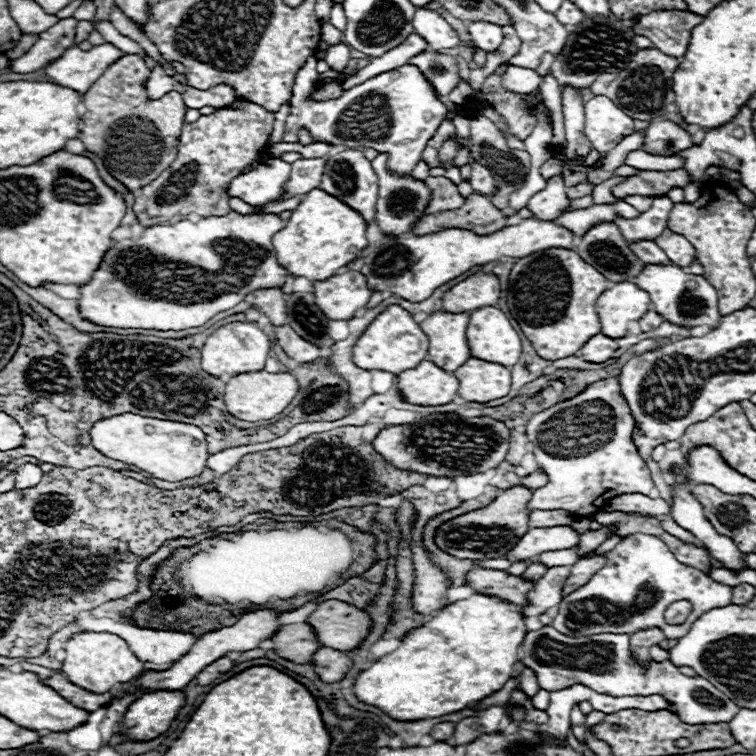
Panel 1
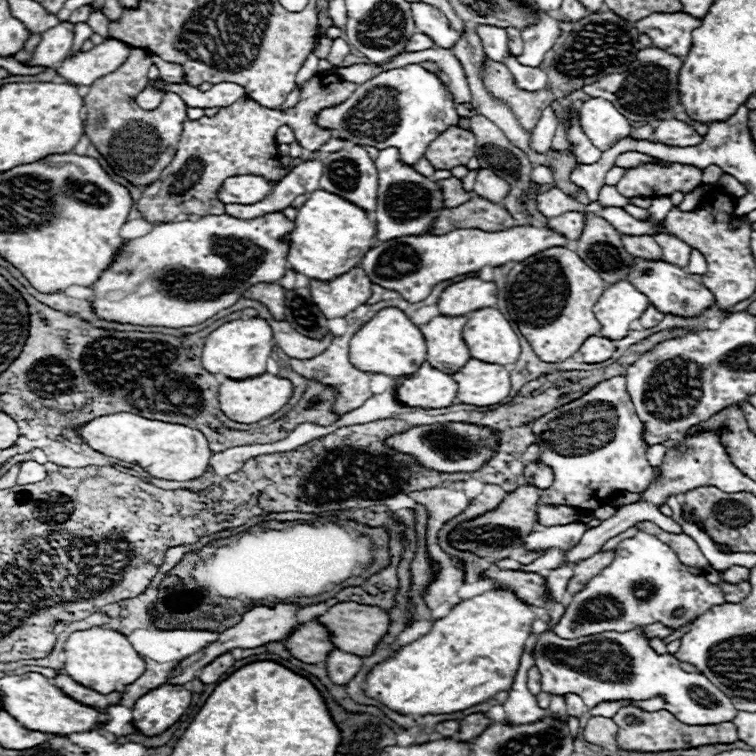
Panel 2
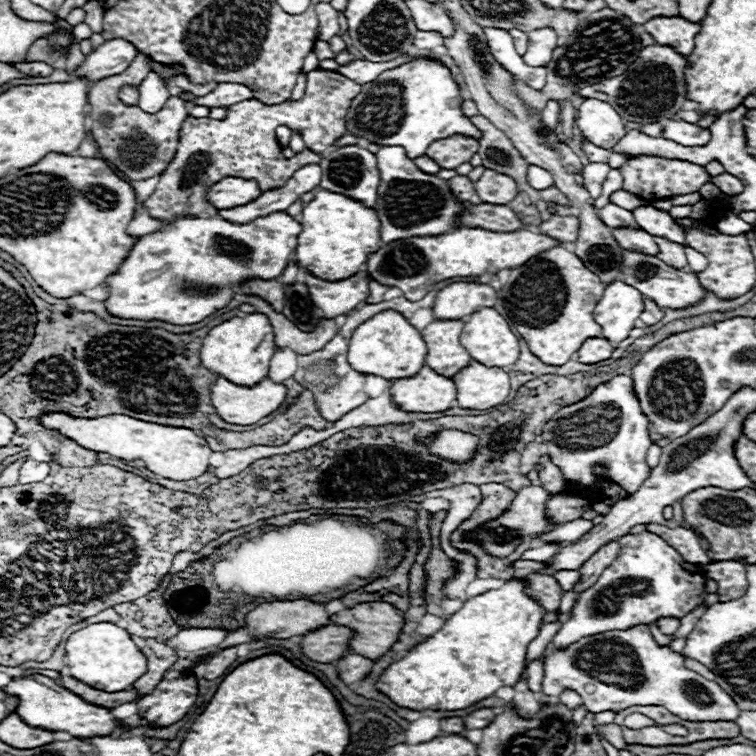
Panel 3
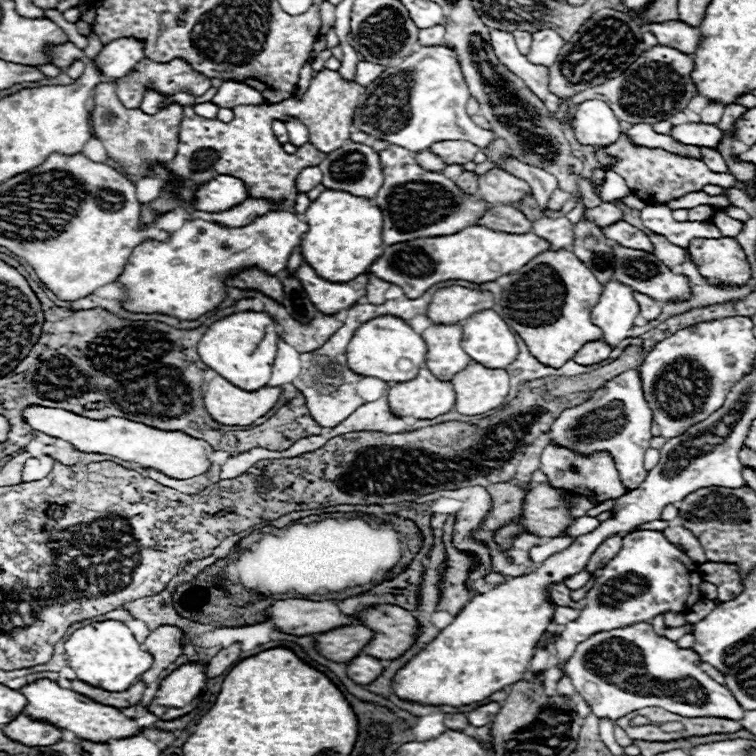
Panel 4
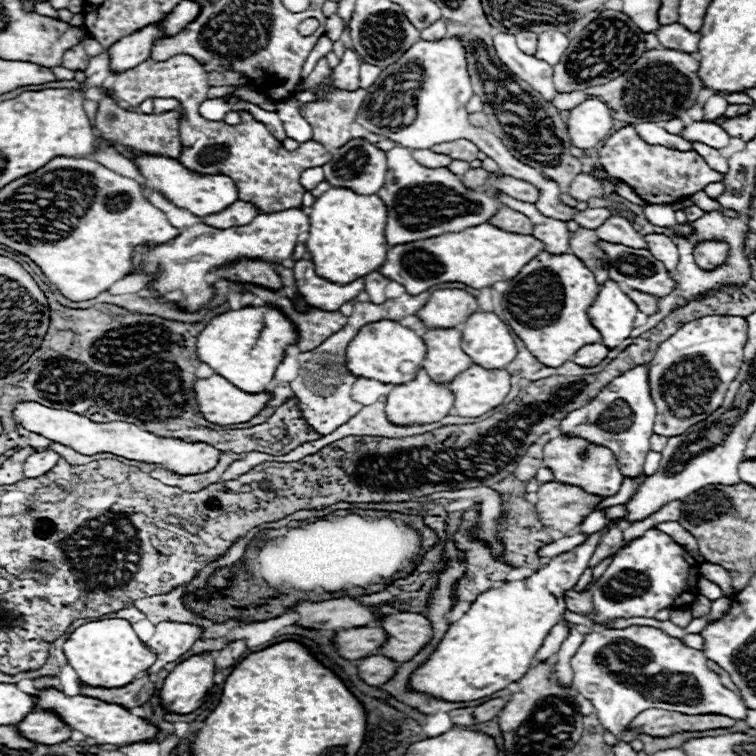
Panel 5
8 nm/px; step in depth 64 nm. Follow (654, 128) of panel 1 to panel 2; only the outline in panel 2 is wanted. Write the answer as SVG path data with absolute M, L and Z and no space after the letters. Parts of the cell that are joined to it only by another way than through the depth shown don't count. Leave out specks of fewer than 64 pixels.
M660 120L654 132L654 140L664 142L664 144L672 144L672 146L696 146L704 140L704 136L700 136L690 124L680 122L680 120Z

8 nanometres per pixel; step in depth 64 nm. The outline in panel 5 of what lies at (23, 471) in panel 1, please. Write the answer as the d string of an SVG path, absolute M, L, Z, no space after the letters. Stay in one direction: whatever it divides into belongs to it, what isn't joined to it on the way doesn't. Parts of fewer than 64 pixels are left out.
M42 450L42 452L30 454L24 464L24 478L42 476L44 472L52 470L58 464L58 460L60 460L60 456L54 450Z

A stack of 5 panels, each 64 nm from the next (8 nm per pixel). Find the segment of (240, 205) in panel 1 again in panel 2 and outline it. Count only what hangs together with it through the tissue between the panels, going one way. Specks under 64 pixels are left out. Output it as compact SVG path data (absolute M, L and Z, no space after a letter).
M310 160L298 164L276 188L270 192L264 200L256 204L228 204L226 214L234 216L238 220L252 220L270 212L280 212L288 208L296 196L300 194L312 194L318 190L318 182L322 178L322 162Z

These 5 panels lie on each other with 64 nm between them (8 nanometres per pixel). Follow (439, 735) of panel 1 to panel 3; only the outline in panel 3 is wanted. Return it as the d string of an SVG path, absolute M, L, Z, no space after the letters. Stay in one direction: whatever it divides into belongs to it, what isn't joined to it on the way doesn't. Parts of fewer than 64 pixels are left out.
M454 716L454 718L442 718L440 720L440 726L444 732L450 732L450 734L460 734L464 730L464 720Z

